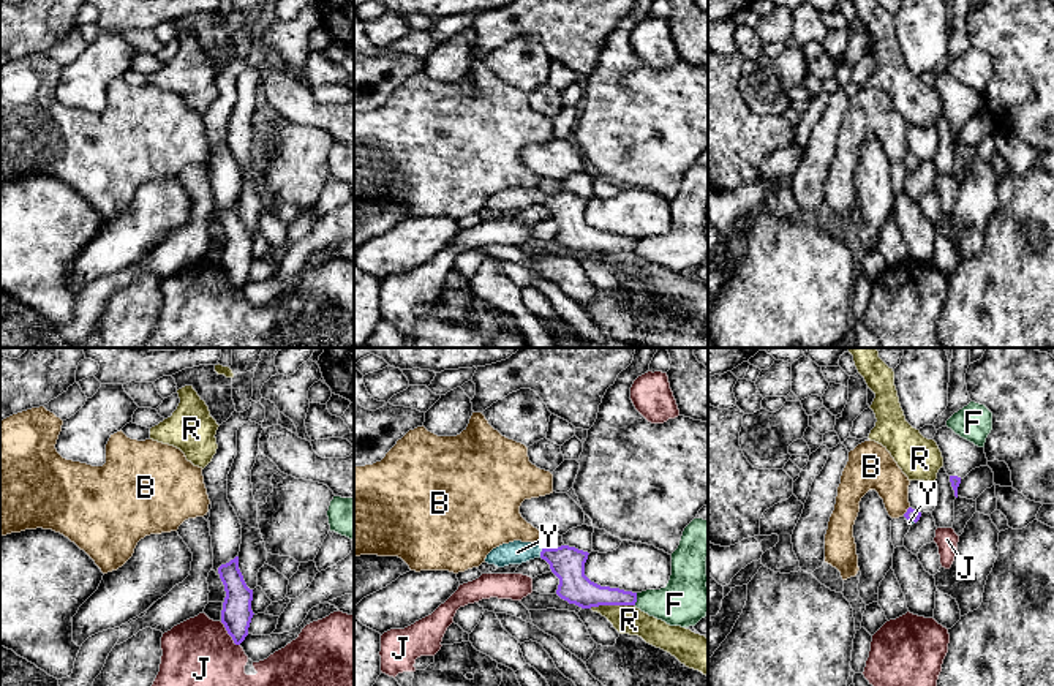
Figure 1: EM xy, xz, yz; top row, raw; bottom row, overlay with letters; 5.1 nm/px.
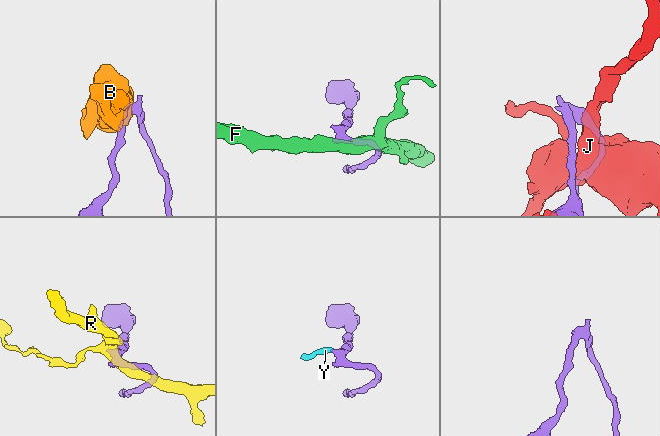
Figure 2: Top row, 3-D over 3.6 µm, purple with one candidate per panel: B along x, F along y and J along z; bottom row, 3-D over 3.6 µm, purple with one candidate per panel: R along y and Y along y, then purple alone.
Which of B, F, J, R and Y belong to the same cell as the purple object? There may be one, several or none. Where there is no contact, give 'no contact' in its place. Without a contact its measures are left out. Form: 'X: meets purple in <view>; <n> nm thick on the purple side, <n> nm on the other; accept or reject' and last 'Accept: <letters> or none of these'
B: meets purple in yz; 60 nm thick on the purple side, 200 nm on the other; reject
F: meets purple in xz; 140 nm thick on the purple side, 240 nm on the other; reject
J: meets purple in xy; 160 nm thick on the purple side, 340 nm on the other; reject
R: meets purple in xz; 160 nm thick on the purple side, 140 nm on the other; reject
Y: meets purple in xz; 180 nm thick on the purple side, 120 nm on the other; accept
Accept: Y

